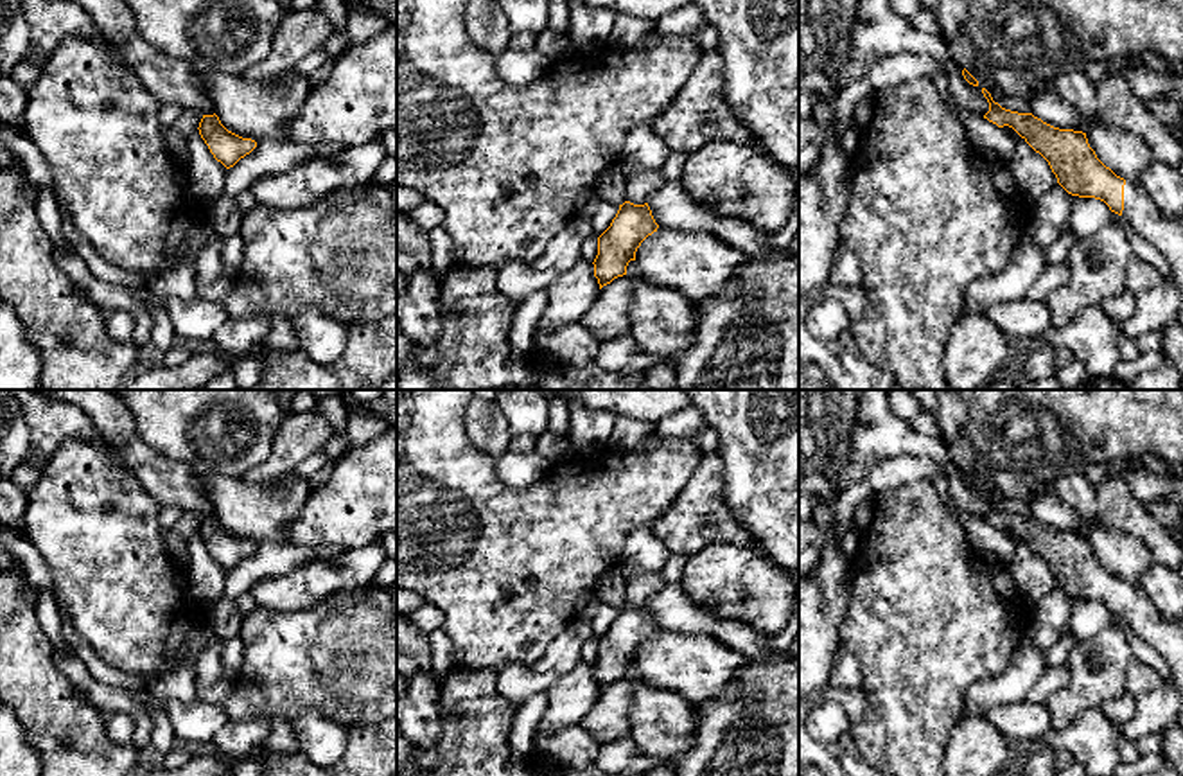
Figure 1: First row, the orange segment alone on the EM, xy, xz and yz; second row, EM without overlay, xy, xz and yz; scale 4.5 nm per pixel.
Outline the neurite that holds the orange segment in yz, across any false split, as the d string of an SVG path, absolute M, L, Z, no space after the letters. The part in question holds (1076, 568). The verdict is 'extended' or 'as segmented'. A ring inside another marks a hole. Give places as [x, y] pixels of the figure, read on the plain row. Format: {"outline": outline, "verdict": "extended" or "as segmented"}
{"outline": "M982 490L989 505L984 517L998 530L1012 530L1050 568L1057 586L1072 598L1104 604L1151 645L1170 668L1170 684L1183 699L1183 618L1167 620L1142 586L1126 584L1106 569L1090 550L1086 535L1054 530L1032 516L1002 510Z", "verdict": "extended"}

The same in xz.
{"outline": "M625 604L619 607L610 629L598 639L598 657L592 666L600 692L627 677L627 668L630 663L635 663L637 650L657 630L659 627L648 605L634 607Z", "verdict": "as segmented"}

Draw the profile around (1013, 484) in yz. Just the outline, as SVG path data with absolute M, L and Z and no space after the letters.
M975 456L978 476L991 481L993 487L1005 498L1030 505L1038 490L1038 478L1023 469L989 469L978 456Z

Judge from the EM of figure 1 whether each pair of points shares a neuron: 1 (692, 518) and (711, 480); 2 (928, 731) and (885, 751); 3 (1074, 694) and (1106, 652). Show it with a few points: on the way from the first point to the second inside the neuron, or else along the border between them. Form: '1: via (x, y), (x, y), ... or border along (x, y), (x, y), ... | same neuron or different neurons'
1: via (701, 509), (706, 489) | same neuron
2: via (918, 731), (905, 731), (896, 740) | same neuron
3: via (1086, 687), (1106, 665) | same neuron

